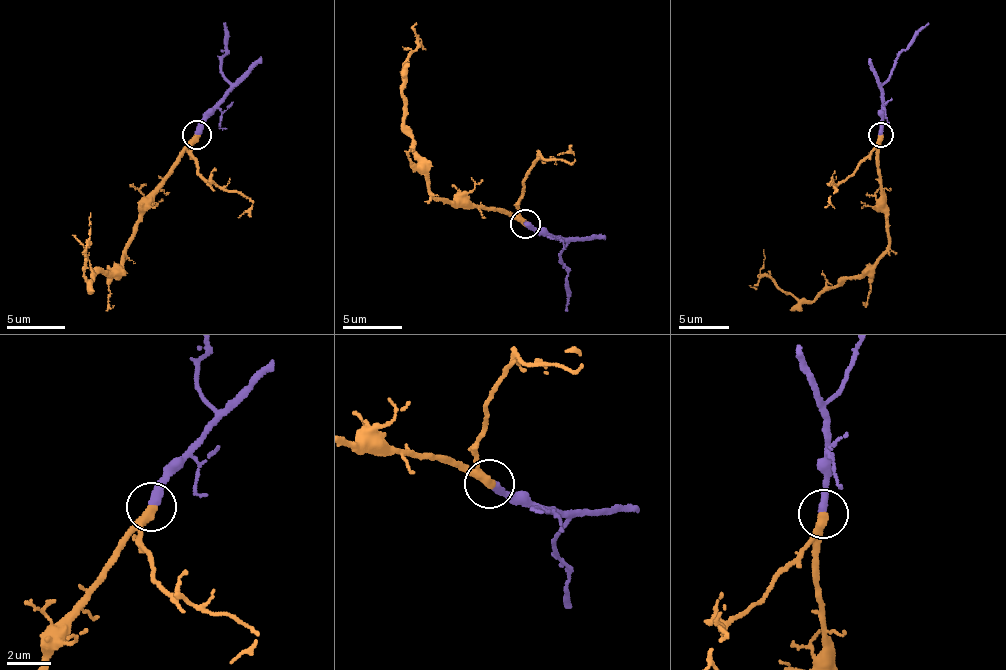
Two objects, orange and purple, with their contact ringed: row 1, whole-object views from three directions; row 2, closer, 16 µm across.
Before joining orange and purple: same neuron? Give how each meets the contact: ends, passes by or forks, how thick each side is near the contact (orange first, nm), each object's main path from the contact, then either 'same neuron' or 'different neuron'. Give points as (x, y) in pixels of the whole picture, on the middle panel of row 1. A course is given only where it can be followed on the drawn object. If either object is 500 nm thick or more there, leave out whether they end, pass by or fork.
orange ends there; purple ends there; 440 nm thick on the orange side, 400 nm on the other; orange runs (526, 224), (503, 210), (435, 196), (413, 148), (413, 134), (403, 123), (402, 62), (421, 38), (426, 50); purple runs (526, 225), (568, 244), (559, 256), (571, 295), (565, 310); same neuron

